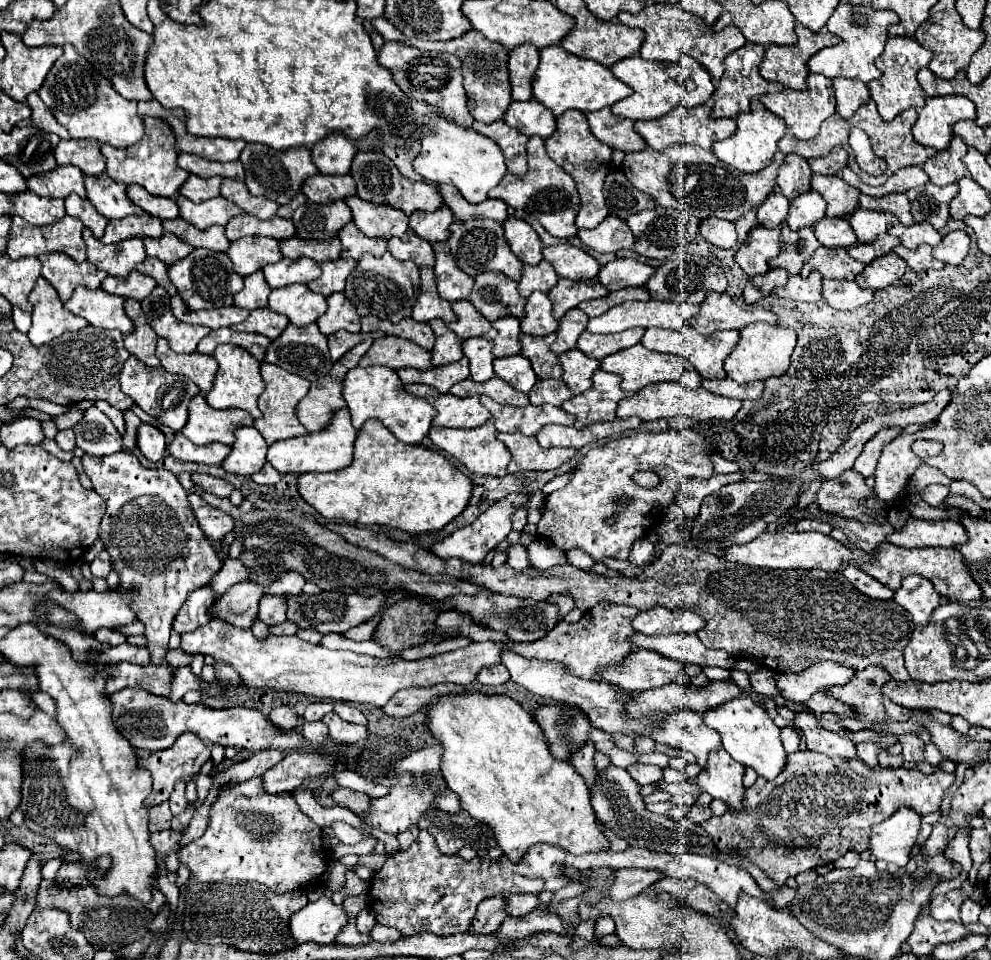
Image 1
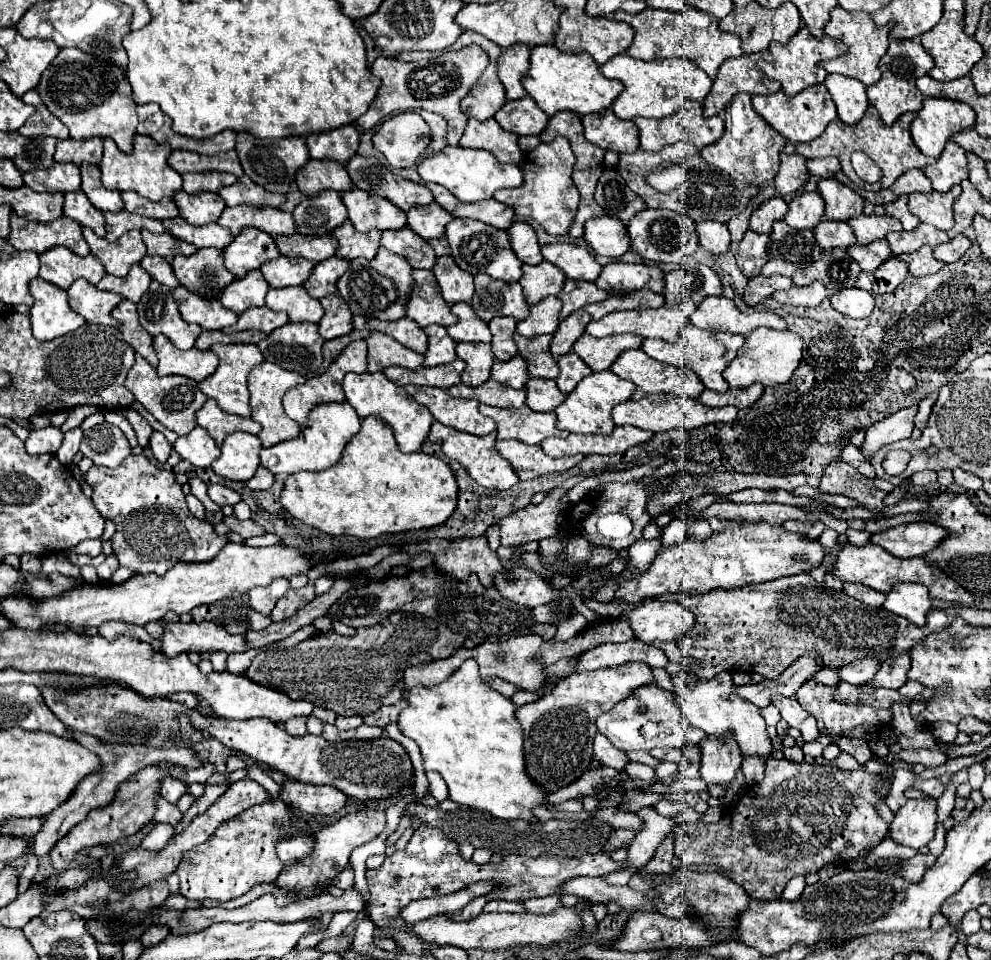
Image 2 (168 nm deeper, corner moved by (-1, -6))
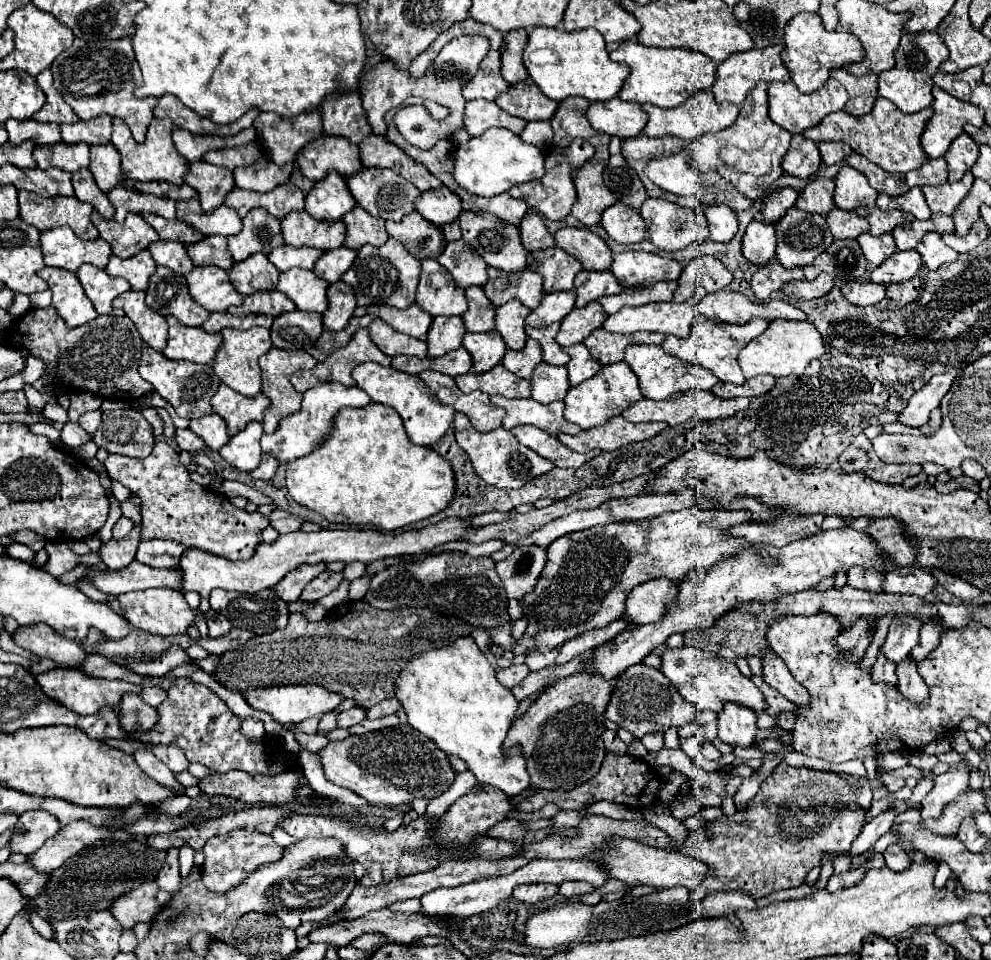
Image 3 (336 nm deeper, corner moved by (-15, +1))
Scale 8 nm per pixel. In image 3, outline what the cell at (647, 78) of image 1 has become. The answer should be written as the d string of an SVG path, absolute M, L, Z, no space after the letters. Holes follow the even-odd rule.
M624 41L610 53L610 57L630 67L630 77L618 97L640 105L652 103L664 109L678 107L696 91L710 89L716 79L716 65L704 53L692 49L652 49L636 41Z

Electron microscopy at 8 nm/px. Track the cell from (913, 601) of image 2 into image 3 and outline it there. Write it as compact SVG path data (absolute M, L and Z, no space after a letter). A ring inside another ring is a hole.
M916 565L910 567L894 567L886 573L884 579L884 593L898 593L898 595L918 595L924 597L932 593L936 587L936 579L930 571L920 569Z

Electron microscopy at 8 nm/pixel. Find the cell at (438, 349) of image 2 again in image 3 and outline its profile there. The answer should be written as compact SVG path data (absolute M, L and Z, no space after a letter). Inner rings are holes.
M434 317L432 329L428 333L428 357L442 357L448 351L462 347L466 327L462 317Z

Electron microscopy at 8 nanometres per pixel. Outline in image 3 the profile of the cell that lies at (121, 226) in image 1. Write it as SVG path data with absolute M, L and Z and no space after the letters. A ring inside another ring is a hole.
M130 183L110 191L108 199L116 209L114 221L118 223L124 223L128 213L154 213L164 219L176 219L176 203L168 203L168 199L156 199L154 195L140 195Z

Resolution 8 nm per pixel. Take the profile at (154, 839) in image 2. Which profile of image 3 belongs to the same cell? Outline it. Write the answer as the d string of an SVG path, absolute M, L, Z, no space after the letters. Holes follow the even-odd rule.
M170 847L166 851L166 861L162 865L162 869L158 871L158 879L160 887L164 891L176 891L182 877L180 877L180 871L178 871L178 849L176 847Z

